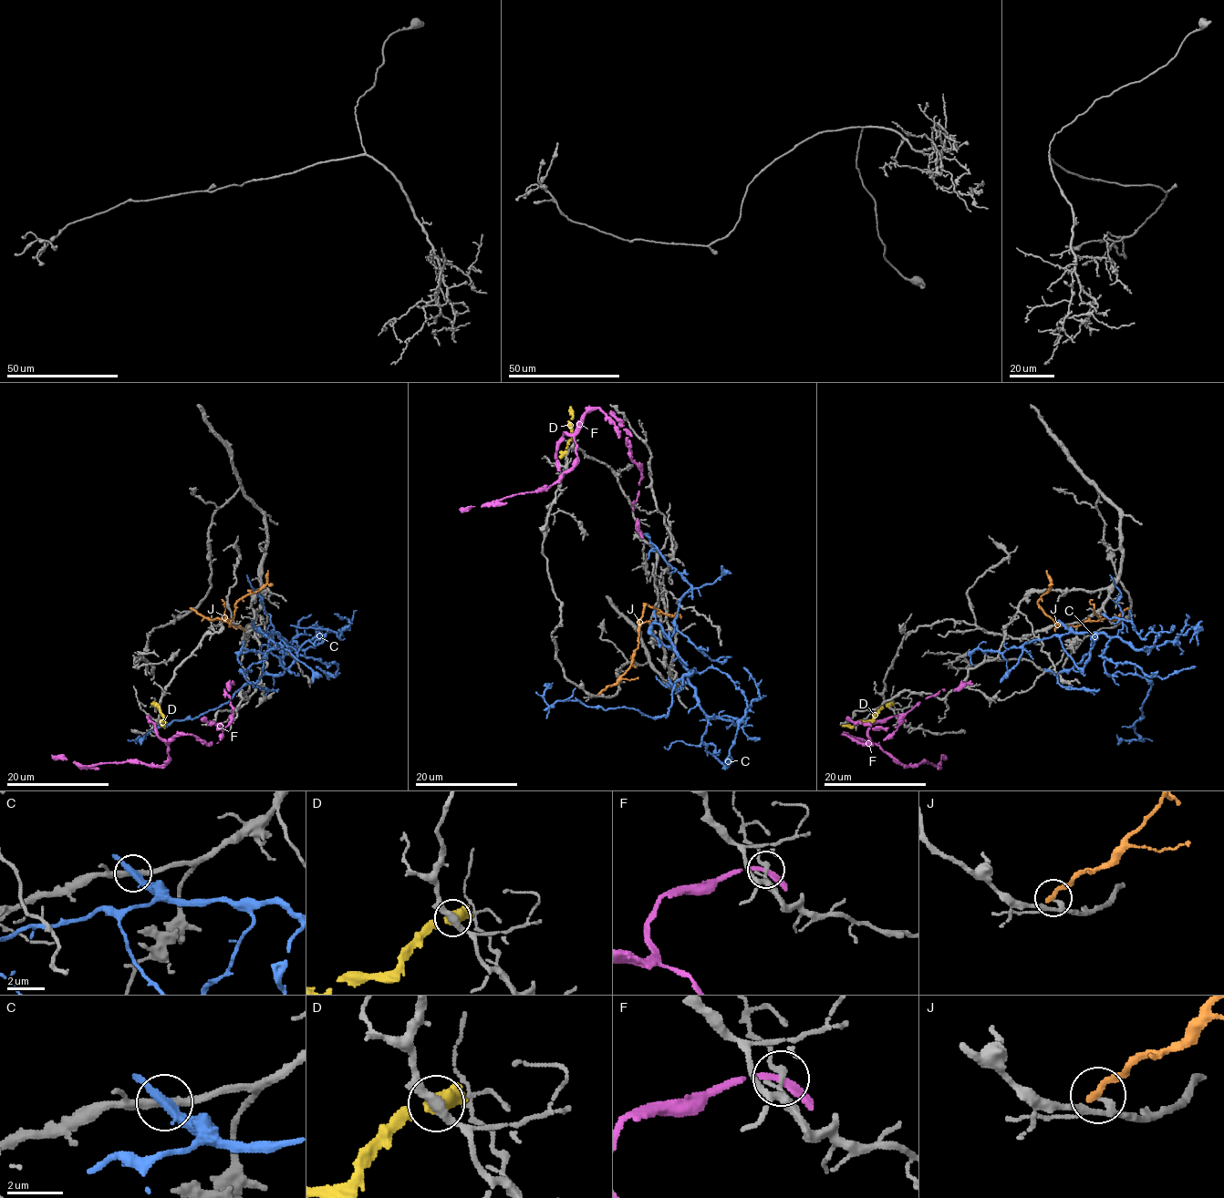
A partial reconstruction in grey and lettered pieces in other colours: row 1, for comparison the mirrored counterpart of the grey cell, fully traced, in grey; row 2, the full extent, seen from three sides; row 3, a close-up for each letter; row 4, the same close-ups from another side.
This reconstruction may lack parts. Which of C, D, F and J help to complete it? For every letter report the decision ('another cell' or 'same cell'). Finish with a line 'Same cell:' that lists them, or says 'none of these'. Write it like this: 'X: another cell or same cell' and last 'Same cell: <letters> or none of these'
C: another cell
D: another cell
F: another cell
J: another cell
Same cell: none of these

